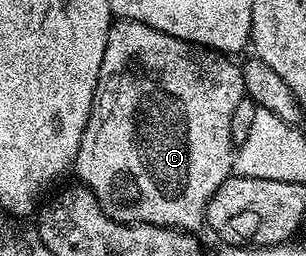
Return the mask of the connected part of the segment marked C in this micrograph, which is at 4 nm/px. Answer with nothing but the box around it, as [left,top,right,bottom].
[72,19,246,231]

